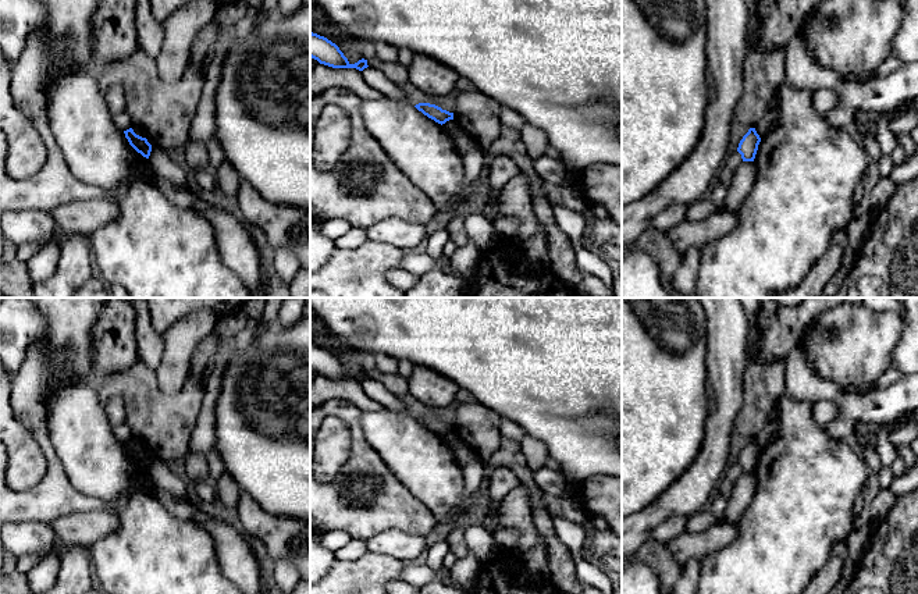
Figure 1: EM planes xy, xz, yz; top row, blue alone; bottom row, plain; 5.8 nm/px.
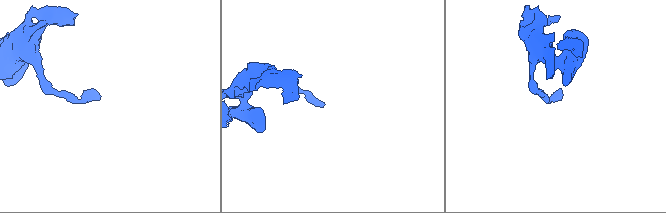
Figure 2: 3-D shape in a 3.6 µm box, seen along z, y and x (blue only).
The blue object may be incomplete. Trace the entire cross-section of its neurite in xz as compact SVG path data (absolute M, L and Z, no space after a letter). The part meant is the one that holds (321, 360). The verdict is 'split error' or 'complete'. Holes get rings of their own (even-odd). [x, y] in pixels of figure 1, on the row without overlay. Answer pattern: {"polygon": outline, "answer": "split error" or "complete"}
{"polygon": "M310 344L310 369L332 380L356 380L363 383L369 378L364 370L351 376L335 355L313 344Z", "answer": "complete"}

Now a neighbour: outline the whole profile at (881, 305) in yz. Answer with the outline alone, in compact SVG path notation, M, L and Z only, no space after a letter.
M862 298L861 302L875 312L897 312L904 319L904 303L900 298Z

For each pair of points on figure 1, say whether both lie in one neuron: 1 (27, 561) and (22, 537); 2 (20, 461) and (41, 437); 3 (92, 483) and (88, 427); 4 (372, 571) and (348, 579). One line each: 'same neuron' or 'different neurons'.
1: different neurons
2: different neurons
3: same neuron
4: same neuron

